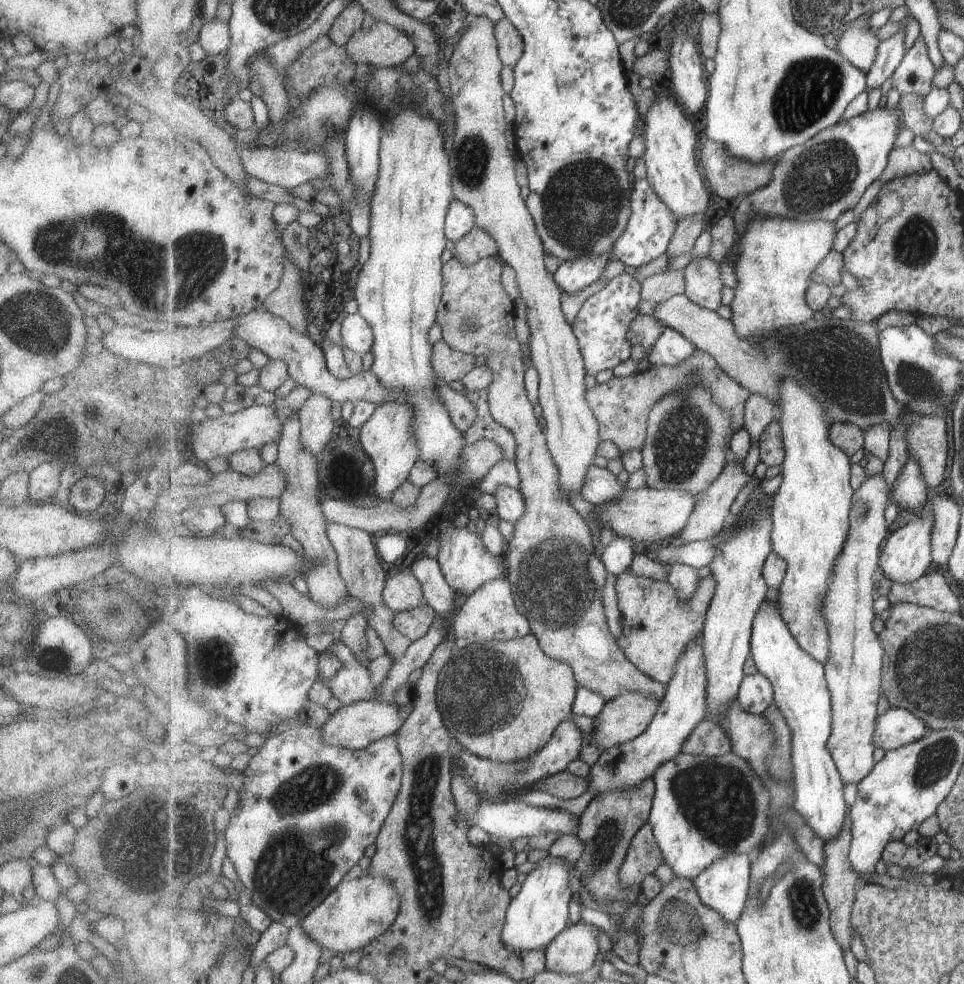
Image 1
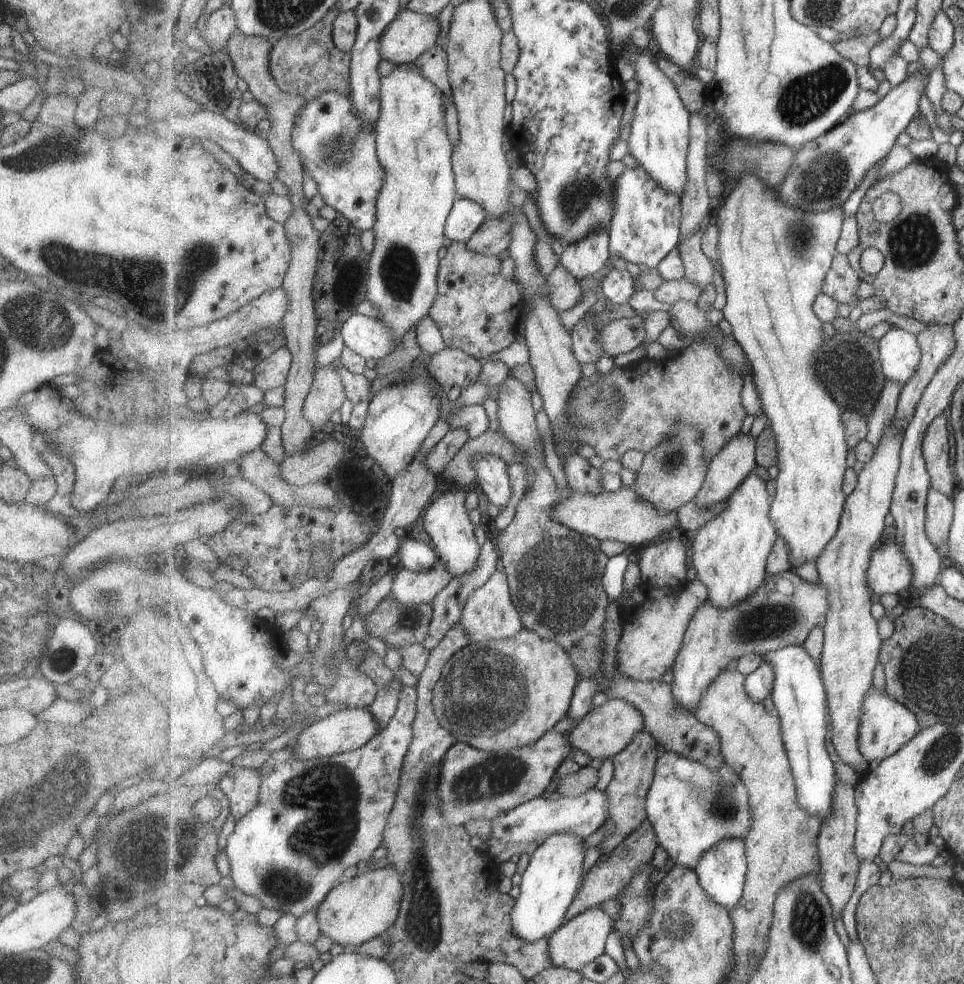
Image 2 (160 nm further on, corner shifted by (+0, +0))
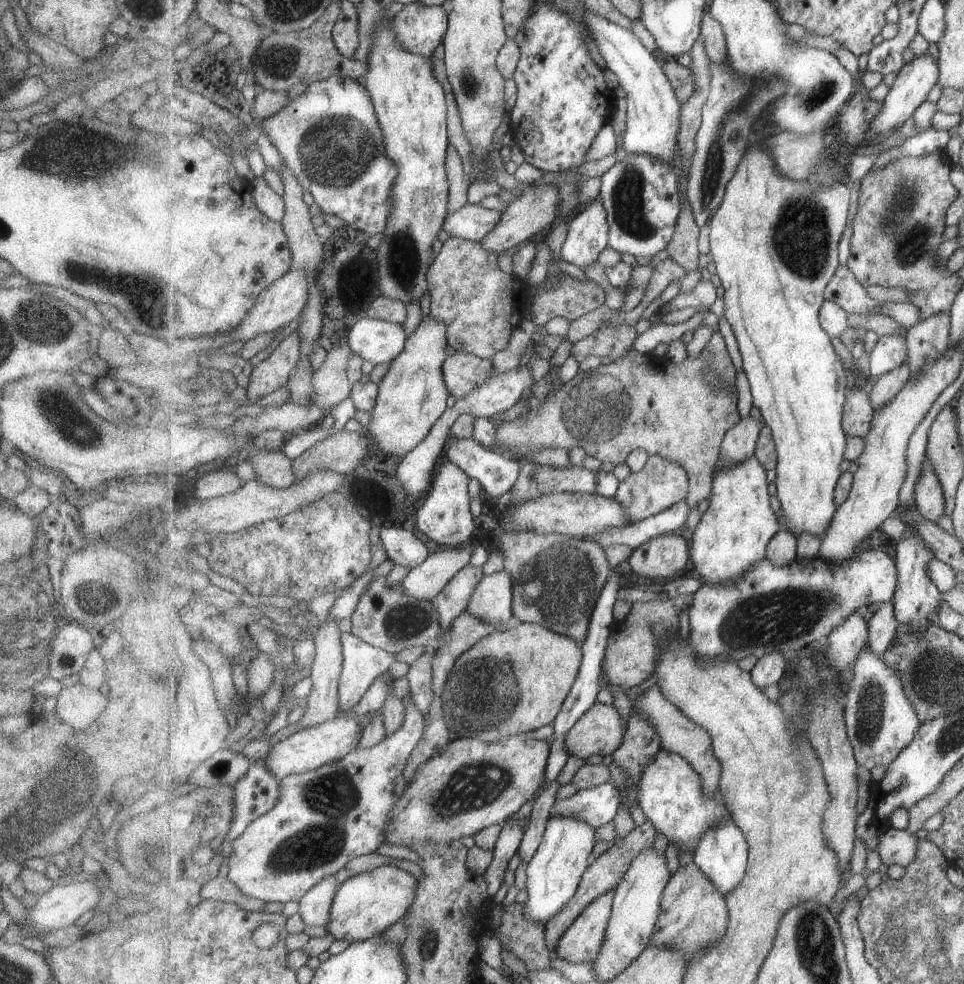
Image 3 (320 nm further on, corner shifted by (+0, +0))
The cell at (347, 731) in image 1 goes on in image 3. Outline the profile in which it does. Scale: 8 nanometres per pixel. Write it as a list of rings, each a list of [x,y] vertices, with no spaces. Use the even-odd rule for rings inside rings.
[[[338,716],[335,720],[330,720],[321,726],[303,729],[279,741],[272,746],[269,756],[263,760],[262,764],[278,779],[308,773],[330,762],[345,758],[347,754],[358,748],[363,733],[364,728],[359,726],[357,718],[348,719]]]

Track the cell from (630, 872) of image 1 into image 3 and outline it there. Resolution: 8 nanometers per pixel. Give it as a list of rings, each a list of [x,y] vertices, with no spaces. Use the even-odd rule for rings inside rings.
[[[646,819],[644,823],[636,826],[625,838],[618,840],[609,850],[606,850],[597,859],[597,862],[590,865],[590,868],[582,876],[582,881],[574,897],[567,902],[566,907],[559,914],[556,914],[549,922],[546,922],[547,944],[554,957],[557,957],[558,944],[561,937],[574,925],[574,922],[578,920],[581,913],[594,900],[612,890],[616,890],[639,854],[643,853],[644,850],[654,847],[658,831],[655,823]]]

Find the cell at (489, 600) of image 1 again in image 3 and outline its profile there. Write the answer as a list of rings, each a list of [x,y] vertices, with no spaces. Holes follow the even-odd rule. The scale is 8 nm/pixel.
[[[503,570],[481,579],[467,611],[487,622],[497,623],[501,631],[516,623],[513,606],[514,578],[509,571]]]

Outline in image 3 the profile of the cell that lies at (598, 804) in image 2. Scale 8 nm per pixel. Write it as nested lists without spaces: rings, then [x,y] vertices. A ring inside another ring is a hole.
[[[609,781],[590,789],[578,789],[572,797],[556,800],[551,817],[565,815],[583,819],[598,829],[611,823],[622,802],[622,792]]]

